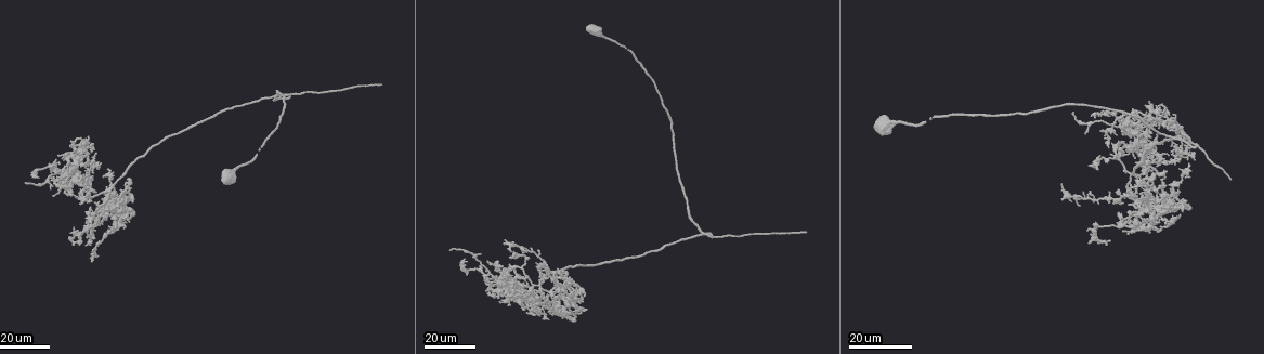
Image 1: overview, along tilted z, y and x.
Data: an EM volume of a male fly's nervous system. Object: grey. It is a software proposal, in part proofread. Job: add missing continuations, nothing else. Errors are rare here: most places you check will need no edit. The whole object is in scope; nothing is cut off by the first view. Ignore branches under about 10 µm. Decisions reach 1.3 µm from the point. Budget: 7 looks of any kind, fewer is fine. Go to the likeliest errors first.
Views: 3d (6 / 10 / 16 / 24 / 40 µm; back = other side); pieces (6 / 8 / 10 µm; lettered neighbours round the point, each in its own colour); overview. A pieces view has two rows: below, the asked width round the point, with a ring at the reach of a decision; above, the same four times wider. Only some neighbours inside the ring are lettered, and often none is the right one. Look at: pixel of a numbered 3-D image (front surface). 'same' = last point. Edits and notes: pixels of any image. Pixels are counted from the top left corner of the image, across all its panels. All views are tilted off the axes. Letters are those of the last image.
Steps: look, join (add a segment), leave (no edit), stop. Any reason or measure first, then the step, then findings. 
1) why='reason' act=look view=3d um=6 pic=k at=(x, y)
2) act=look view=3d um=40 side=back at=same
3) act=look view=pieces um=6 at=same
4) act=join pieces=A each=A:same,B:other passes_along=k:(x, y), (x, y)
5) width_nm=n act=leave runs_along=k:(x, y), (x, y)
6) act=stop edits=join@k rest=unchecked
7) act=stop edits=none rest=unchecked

why='free end' act=look view=3d um=24 pic=1 at=(805, 232)

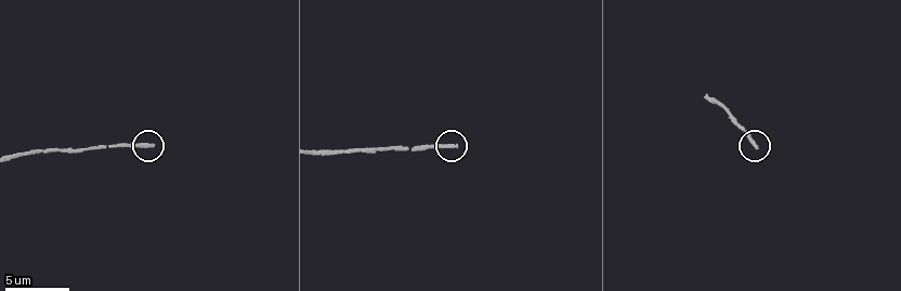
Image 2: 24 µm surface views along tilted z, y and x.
act=look view=pieces um=8 pic=2 at=(151, 145)

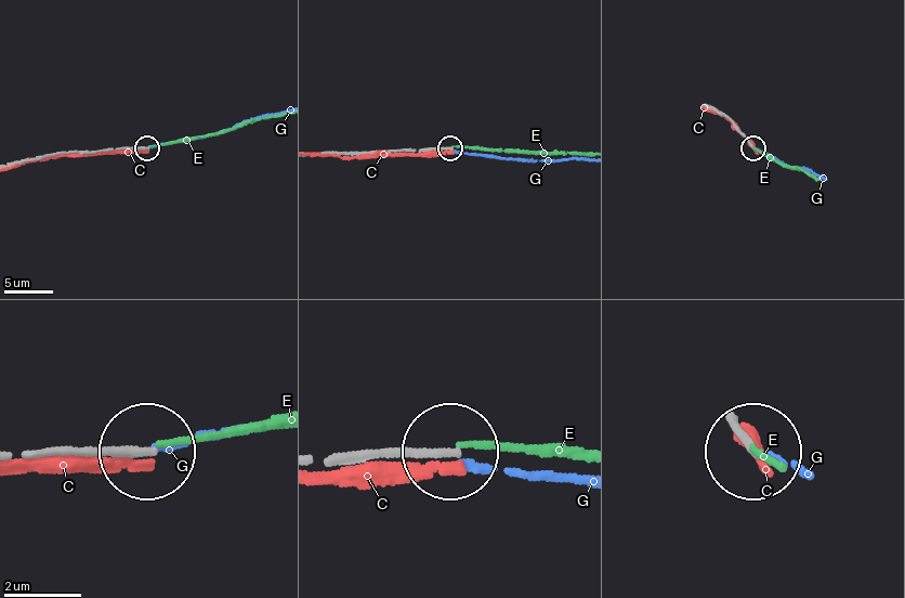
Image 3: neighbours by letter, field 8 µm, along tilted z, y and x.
act=leave each=C:other,E:other,G:other runs_along=3:(323, 457), (443, 450) found='no lettered segment goes on from it'

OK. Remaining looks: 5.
why='branch stops here' act=look view=3d um=24 pic=1 at=(1111, 113)

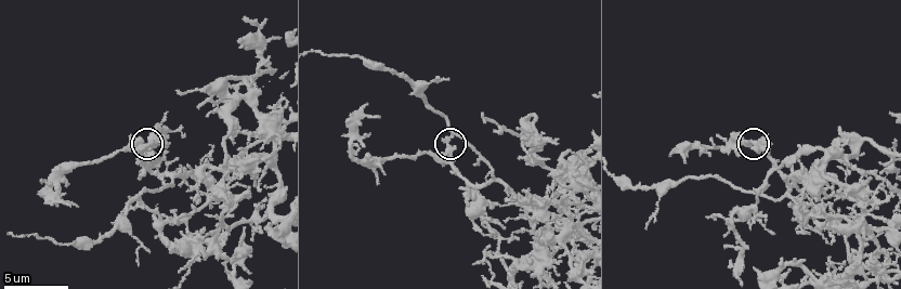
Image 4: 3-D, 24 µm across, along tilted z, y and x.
act=look view=pieces um=8 pic=4 at=(151, 143)

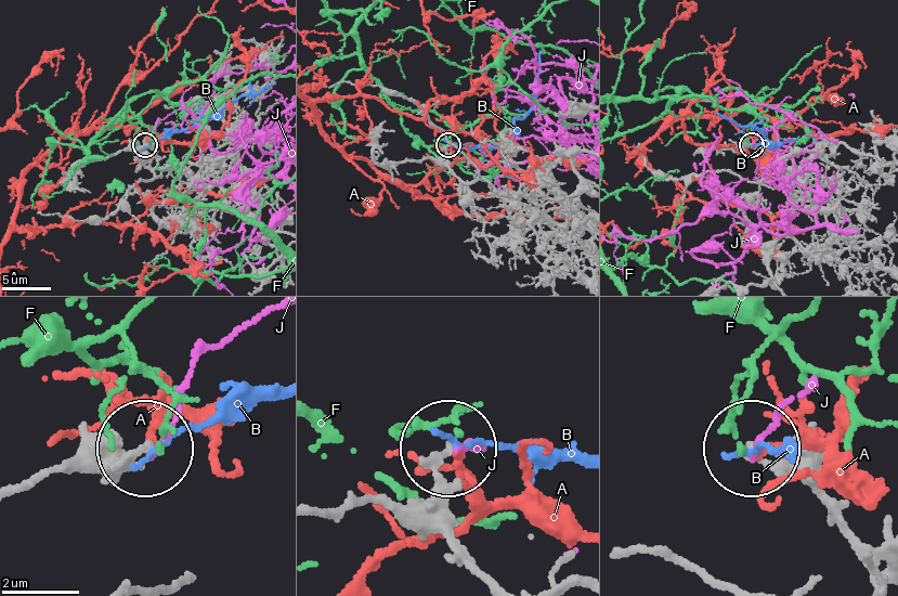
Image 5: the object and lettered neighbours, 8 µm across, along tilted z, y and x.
act=leave each=A:other,B:other,F:other,J:other found='none of them fits'

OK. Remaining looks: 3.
why='free end' act=look view=3d um=16 pic=1 at=(68, 239)

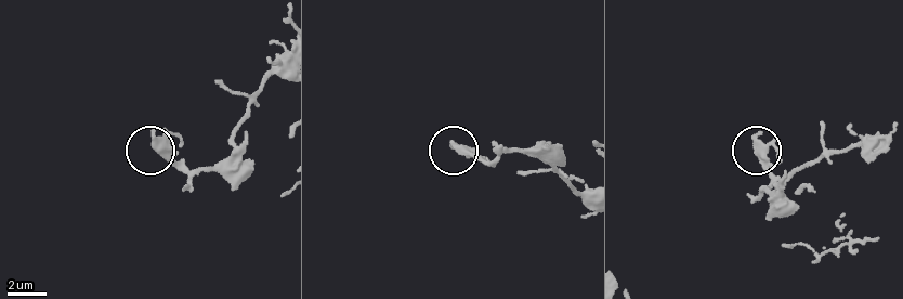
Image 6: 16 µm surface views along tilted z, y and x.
why='what lies round it' act=look view=pieces um=6 pic=6 at=(152, 134)

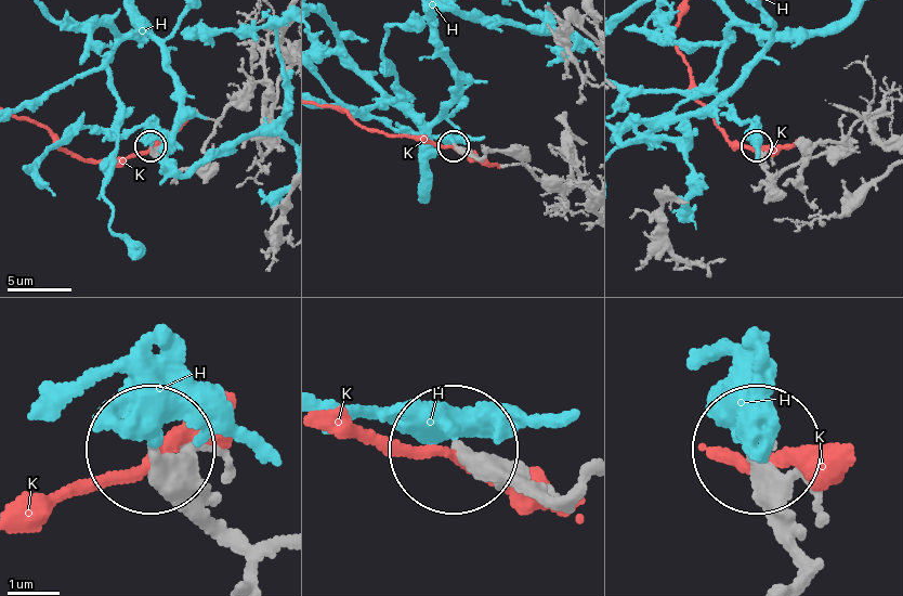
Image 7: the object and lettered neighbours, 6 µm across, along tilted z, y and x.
act=leave each=H:other,K:other runs_along=7:(274, 546), (231, 539), (149, 445) found='none of them fits'

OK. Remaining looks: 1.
act=stop edits=none rest=unchecked

